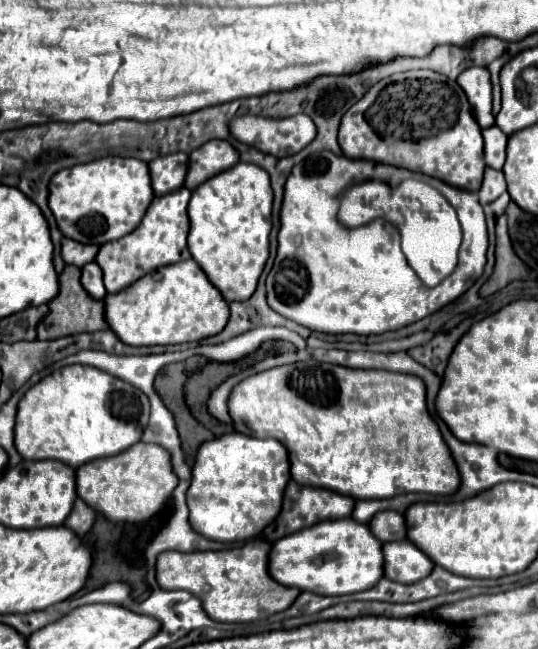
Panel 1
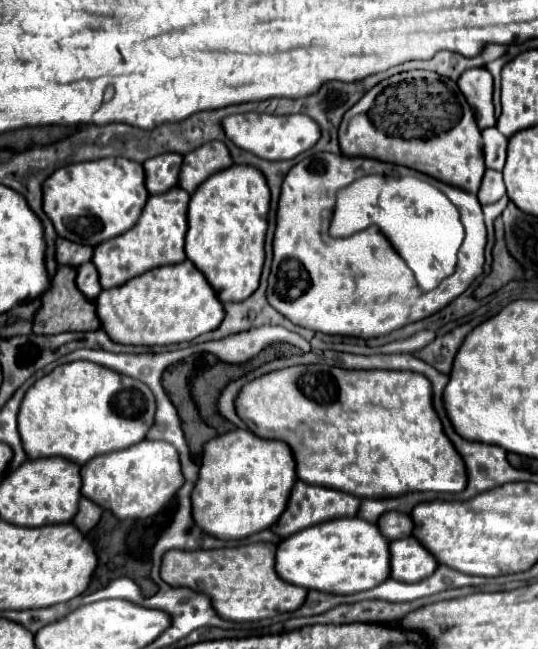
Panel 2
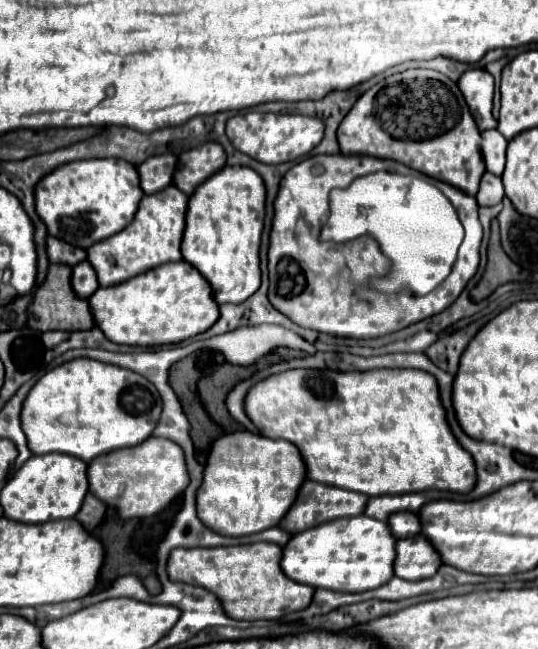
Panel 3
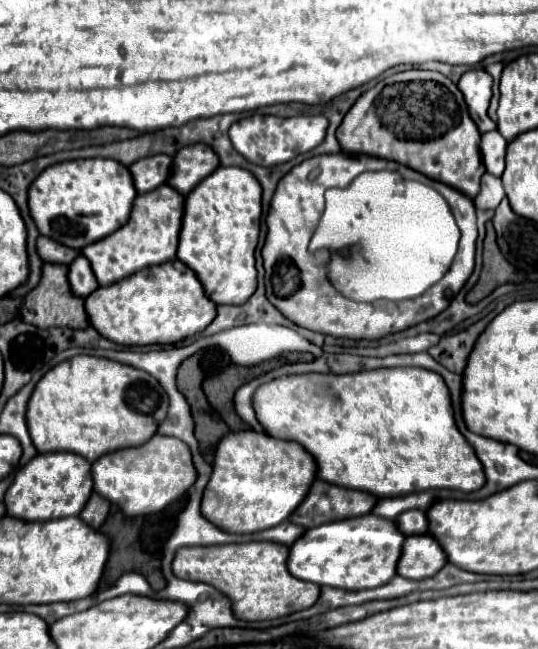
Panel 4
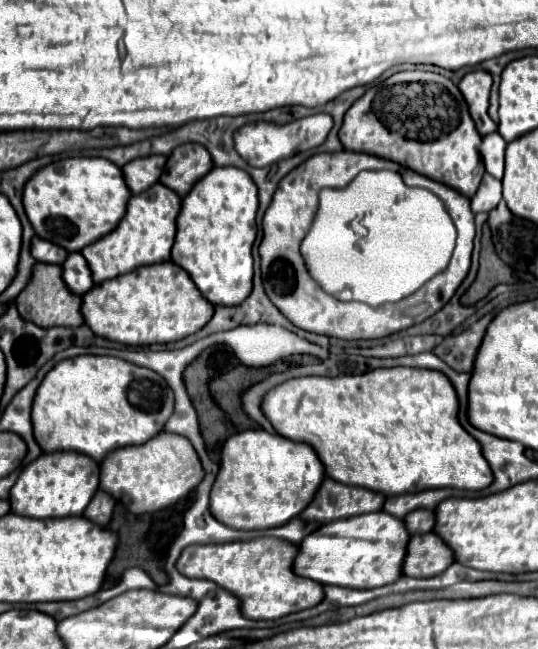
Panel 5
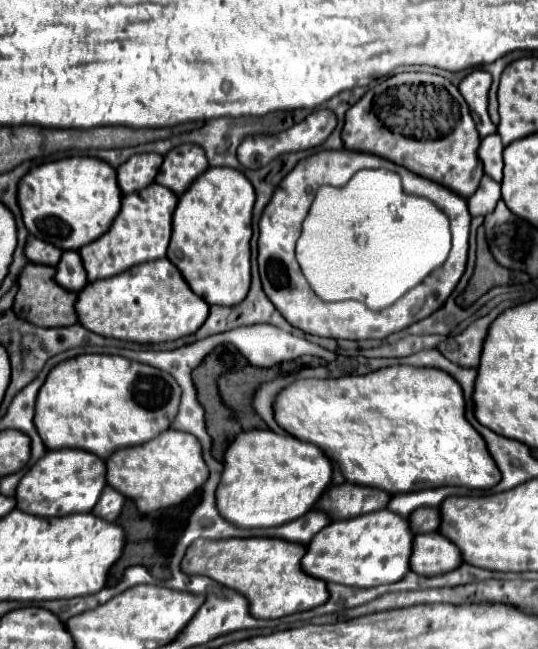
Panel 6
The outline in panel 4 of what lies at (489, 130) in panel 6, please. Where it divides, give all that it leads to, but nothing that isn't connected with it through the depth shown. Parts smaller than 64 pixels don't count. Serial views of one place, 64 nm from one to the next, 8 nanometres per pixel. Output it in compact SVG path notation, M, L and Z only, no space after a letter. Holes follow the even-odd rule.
M482 68L468 70L466 74L462 74L458 88L466 98L470 116L476 122L478 130L482 134L496 130L496 122L492 122L488 116L488 104L492 98L492 76Z

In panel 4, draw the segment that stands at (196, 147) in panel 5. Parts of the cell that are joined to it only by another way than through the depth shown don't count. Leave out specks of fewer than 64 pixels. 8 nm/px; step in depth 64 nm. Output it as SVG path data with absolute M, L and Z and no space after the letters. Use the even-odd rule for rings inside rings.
M190 144L174 154L166 184L186 196L200 180L204 180L204 176L208 176L208 172L214 172L218 164L212 148L206 144Z

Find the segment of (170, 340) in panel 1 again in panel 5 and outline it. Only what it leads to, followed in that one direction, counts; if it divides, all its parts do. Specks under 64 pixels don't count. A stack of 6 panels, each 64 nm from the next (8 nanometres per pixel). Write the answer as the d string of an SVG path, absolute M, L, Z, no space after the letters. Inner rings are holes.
M160 262L136 268L116 280L94 284L88 294L82 296L80 312L84 324L102 338L146 346L146 344L168 344L182 340L208 324L214 306L202 298L190 276L174 262Z

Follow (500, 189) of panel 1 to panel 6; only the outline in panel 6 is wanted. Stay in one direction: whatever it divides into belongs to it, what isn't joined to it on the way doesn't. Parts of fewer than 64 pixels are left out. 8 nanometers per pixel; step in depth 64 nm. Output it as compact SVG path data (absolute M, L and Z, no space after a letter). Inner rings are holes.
M484 176L478 190L468 198L470 216L486 216L488 212L494 212L498 200L500 200L500 184L494 182L490 176Z

